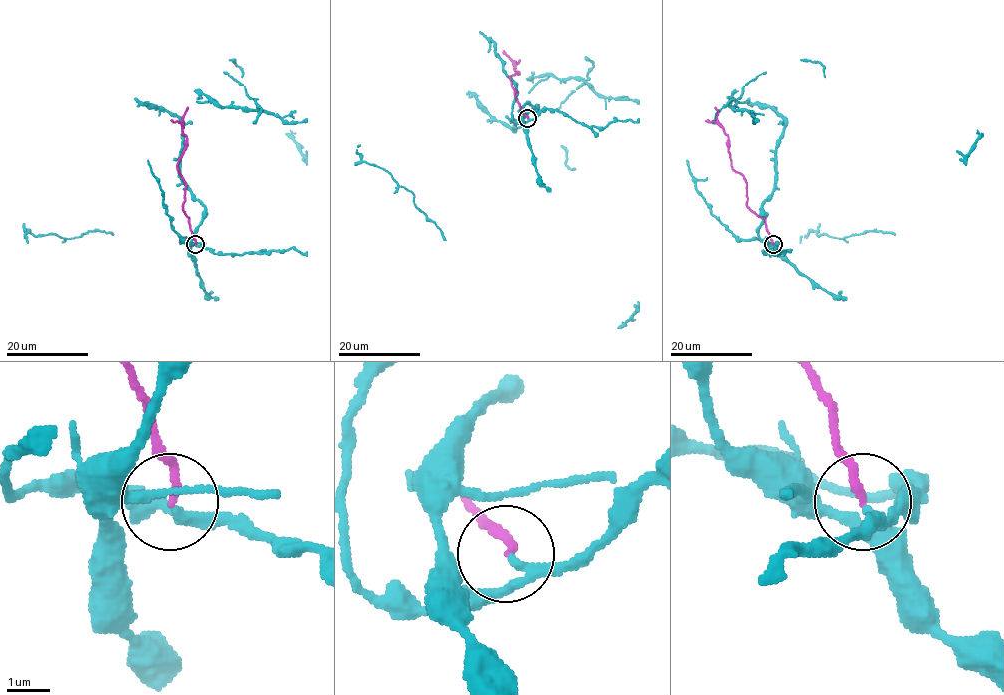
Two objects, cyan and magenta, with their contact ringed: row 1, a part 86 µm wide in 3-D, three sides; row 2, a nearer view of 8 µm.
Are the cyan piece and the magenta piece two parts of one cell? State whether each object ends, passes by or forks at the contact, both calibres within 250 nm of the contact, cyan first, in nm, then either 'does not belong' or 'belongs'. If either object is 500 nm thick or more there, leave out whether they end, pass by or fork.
cyan passes by | magenta ends | 170/170 nm | does not belong

